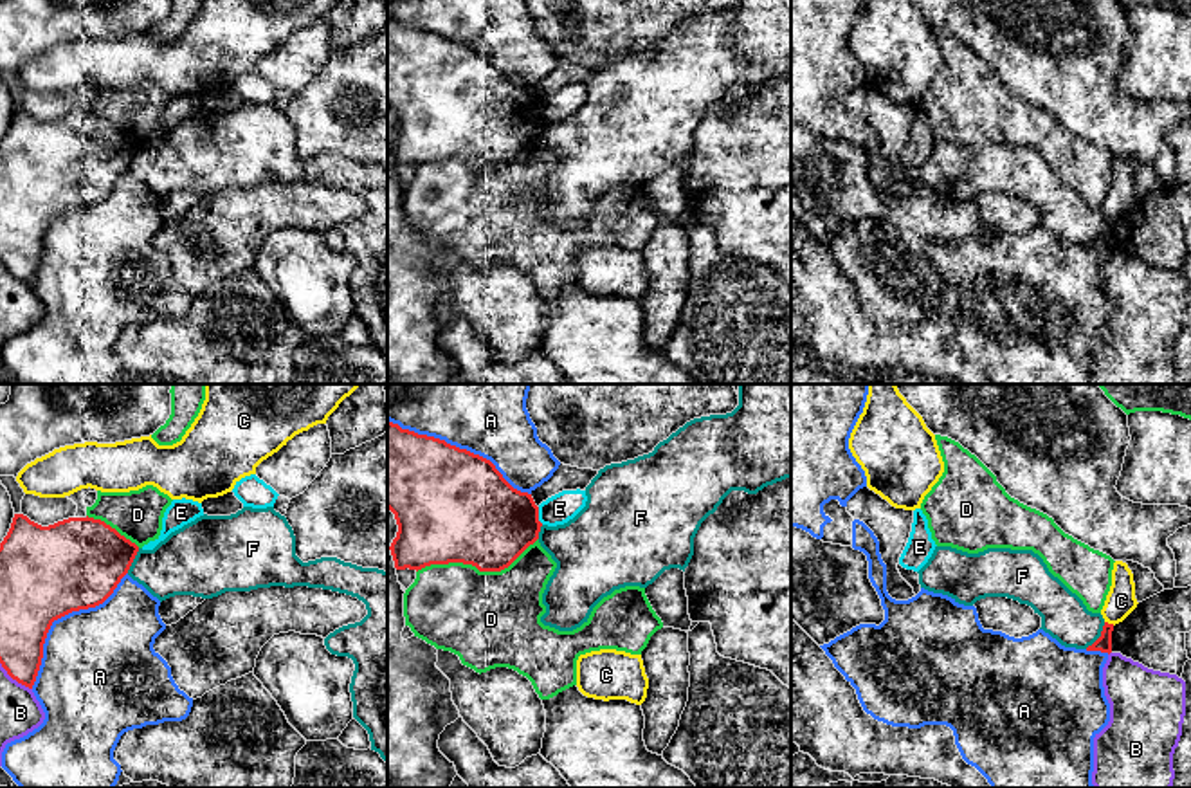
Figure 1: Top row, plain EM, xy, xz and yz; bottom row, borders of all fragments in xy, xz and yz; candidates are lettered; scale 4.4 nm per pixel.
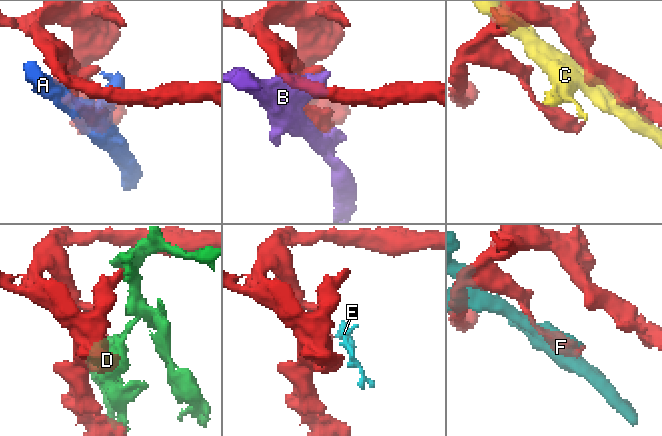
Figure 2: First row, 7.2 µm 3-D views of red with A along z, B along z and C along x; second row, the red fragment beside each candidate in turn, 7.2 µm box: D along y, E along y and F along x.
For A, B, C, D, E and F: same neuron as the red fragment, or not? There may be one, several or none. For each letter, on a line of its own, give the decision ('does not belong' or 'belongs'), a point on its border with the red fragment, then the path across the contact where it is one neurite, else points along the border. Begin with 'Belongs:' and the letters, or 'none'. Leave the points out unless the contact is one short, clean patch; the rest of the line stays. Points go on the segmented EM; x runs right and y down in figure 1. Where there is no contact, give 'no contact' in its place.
Belongs: none
A: does not belong; contact xz (458, 448)
B: does not belong; contact xy (15, 678)
C: does not belong; contact yz (1110, 624)
D: does not belong; contact xz (476, 567)
E: does not belong; contact xz (537, 516)
F: does not belong; contact yz (1100, 637)

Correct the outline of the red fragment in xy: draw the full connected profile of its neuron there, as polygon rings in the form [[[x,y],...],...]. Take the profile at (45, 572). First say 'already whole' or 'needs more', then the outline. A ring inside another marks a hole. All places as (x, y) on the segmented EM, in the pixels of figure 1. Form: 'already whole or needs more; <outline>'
already whole; [[[14,514],[0,543],[0,664],[32,689],[54,620],[103,604],[139,546],[94,518],[49,527]]]

